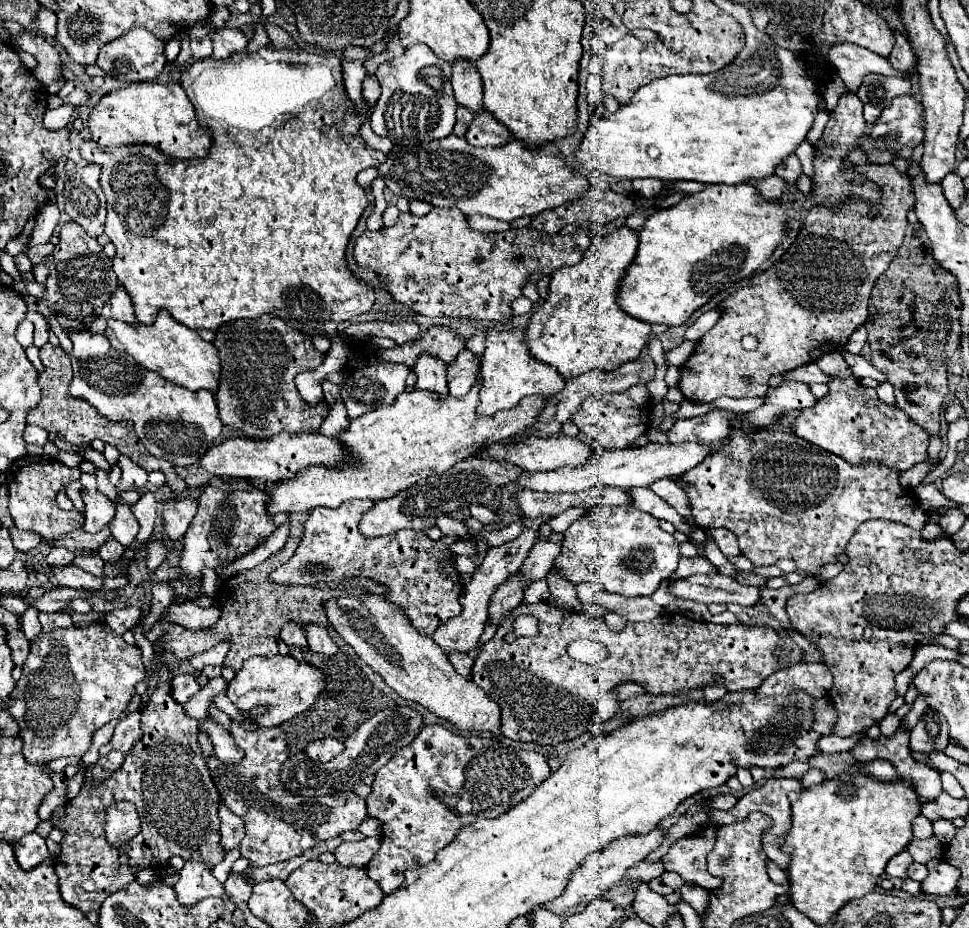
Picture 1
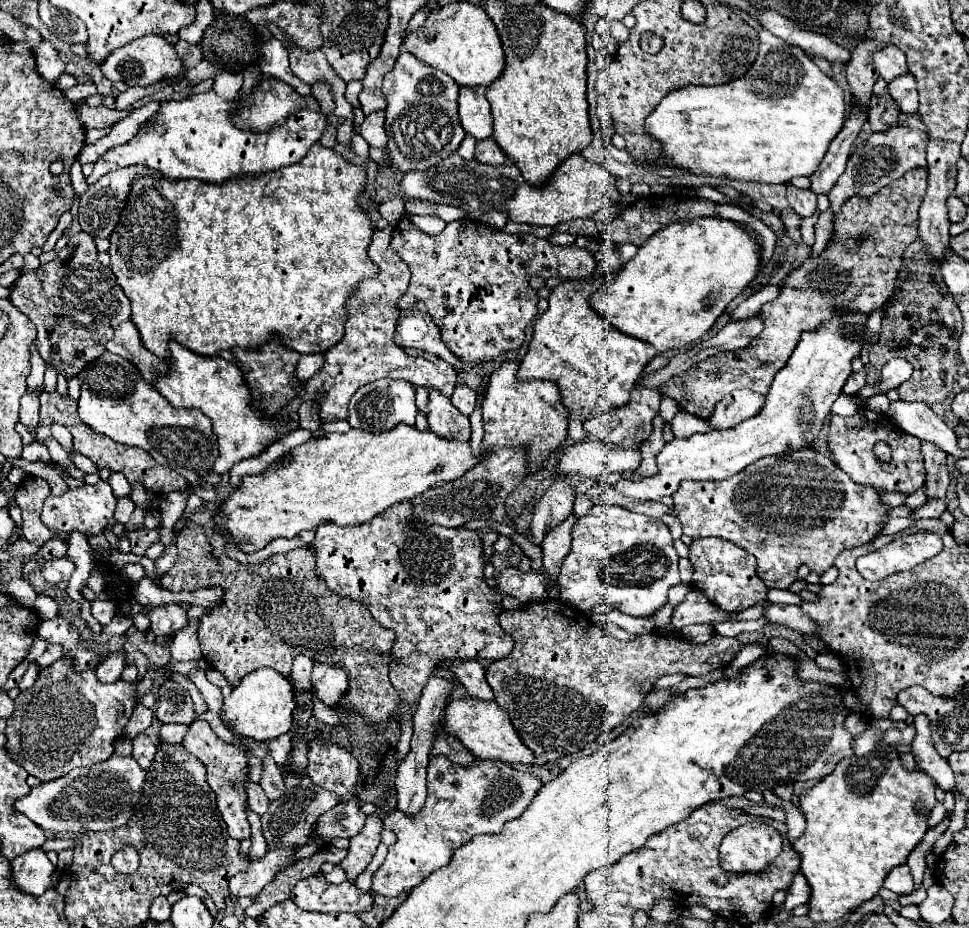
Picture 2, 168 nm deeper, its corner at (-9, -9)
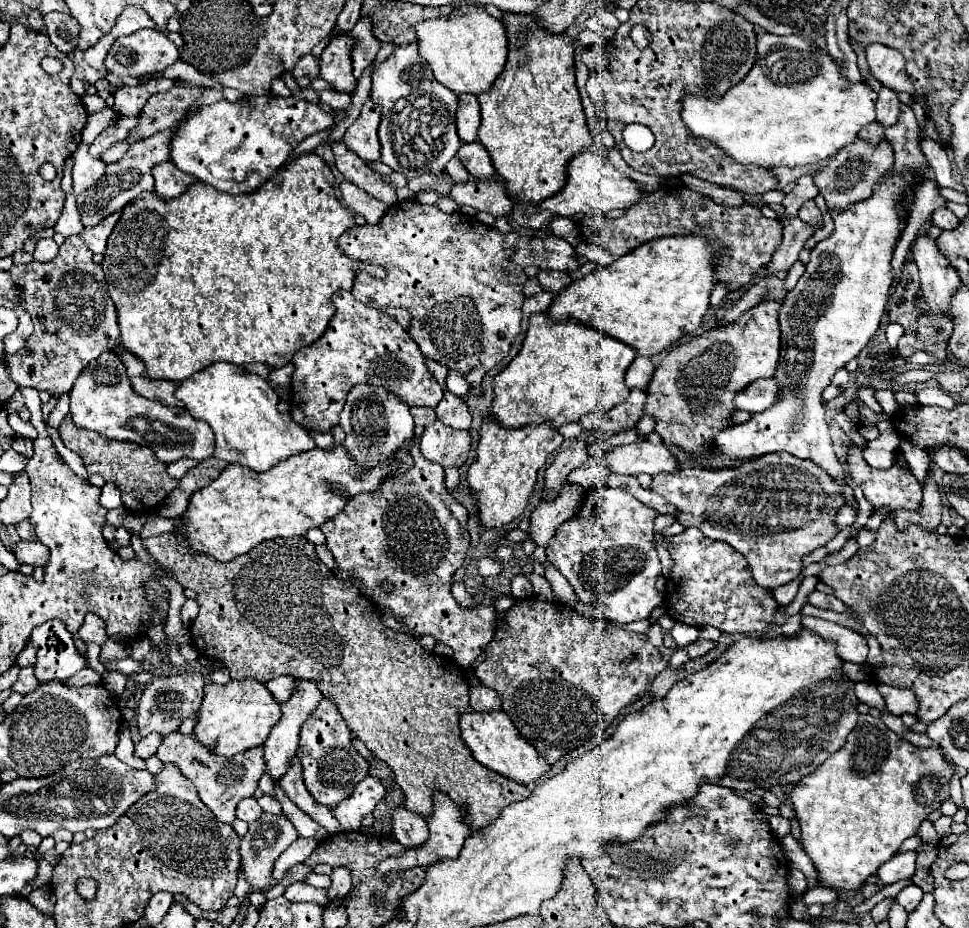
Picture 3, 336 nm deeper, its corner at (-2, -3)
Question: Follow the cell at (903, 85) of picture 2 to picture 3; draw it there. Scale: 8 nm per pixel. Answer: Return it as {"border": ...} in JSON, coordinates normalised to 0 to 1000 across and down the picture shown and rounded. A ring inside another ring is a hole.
{"border":[[[910,93],[904,110],[904,131],[910,134],[912,138],[921,136],[927,129],[927,114],[929,114],[929,108],[925,99]]]}

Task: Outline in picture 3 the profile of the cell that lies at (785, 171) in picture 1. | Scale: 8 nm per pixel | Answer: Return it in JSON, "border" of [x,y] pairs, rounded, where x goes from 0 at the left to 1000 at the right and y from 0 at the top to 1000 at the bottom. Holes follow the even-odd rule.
{"border":[[[834,216],[834,218],[826,224],[826,231],[824,231],[824,233],[828,235],[828,239],[836,241],[840,248],[848,246],[848,241],[850,241],[848,228],[844,226],[844,222],[842,222],[842,218],[840,218],[840,216]]]}

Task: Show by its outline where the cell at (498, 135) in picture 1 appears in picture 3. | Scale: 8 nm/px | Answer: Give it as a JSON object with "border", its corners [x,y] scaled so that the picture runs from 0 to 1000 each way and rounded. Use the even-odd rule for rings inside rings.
{"border":[[[495,153],[477,155],[475,162],[473,162],[473,170],[475,170],[475,175],[479,177],[479,181],[481,181],[489,192],[504,194],[504,192],[508,192],[508,190],[512,188],[512,185],[510,185],[510,179],[508,179],[508,172],[506,172],[502,159],[499,159]]]}

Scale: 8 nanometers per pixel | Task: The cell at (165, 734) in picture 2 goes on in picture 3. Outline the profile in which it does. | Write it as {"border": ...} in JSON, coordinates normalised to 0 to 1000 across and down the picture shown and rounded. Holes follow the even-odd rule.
{"border":[[[155,791],[155,793],[149,793],[140,804],[138,804],[138,815],[140,817],[147,817],[147,819],[151,819],[151,817],[155,817],[161,808],[163,808],[163,804],[165,804],[165,800],[167,800],[167,795],[163,793],[163,791]]]}

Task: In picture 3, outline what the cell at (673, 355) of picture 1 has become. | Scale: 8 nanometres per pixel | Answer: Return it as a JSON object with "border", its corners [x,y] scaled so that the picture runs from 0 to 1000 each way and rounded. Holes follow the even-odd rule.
{"border":[[[656,384],[654,390],[650,392],[648,401],[646,401],[646,416],[650,420],[654,420],[654,418],[667,420],[669,414],[671,414],[671,409],[673,409],[673,403],[675,403],[675,394],[673,394],[671,386]]]}

